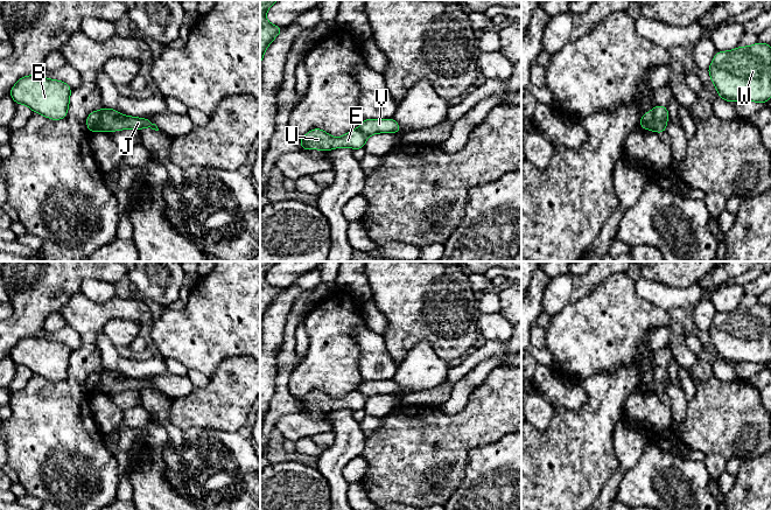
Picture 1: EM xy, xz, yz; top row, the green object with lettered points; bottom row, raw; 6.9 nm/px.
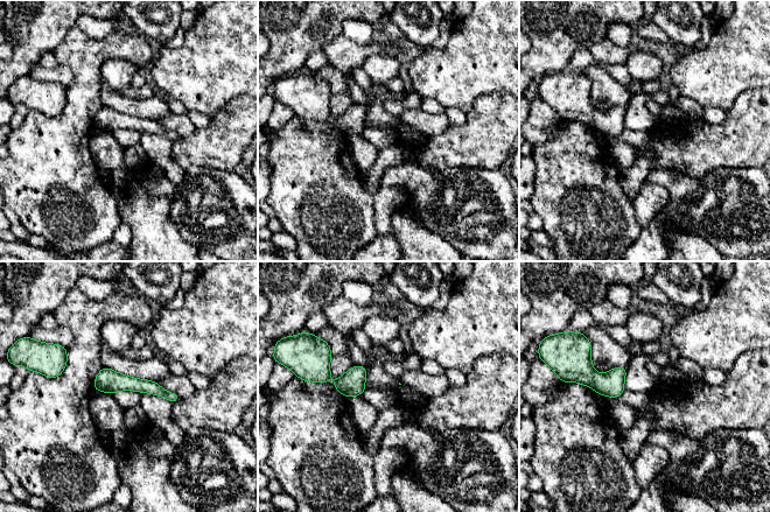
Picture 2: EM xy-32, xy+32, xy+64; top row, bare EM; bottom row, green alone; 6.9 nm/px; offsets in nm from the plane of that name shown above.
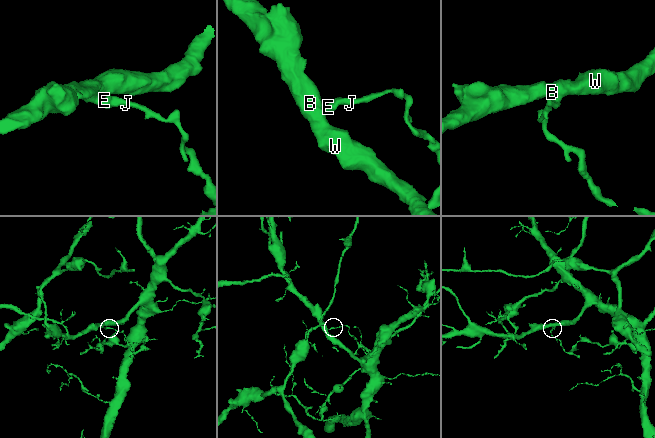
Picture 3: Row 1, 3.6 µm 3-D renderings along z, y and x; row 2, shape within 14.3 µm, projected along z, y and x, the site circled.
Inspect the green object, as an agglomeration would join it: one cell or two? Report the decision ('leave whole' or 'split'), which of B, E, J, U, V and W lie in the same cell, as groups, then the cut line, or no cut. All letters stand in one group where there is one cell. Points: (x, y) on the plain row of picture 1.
split | B E U W / J V | xy (104, 369), (100, 391)

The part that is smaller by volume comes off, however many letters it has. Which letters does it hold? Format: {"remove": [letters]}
{"remove": ["J", "V"]}

